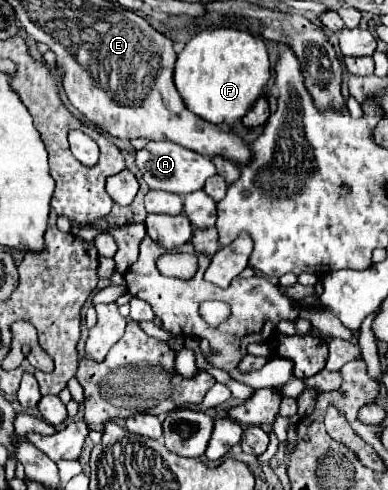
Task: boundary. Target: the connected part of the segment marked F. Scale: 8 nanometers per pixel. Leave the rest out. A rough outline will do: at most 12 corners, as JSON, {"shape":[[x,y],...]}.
{"shape":[[232,26],[178,54],[188,110],[218,126],[270,116],[264,40]]}

